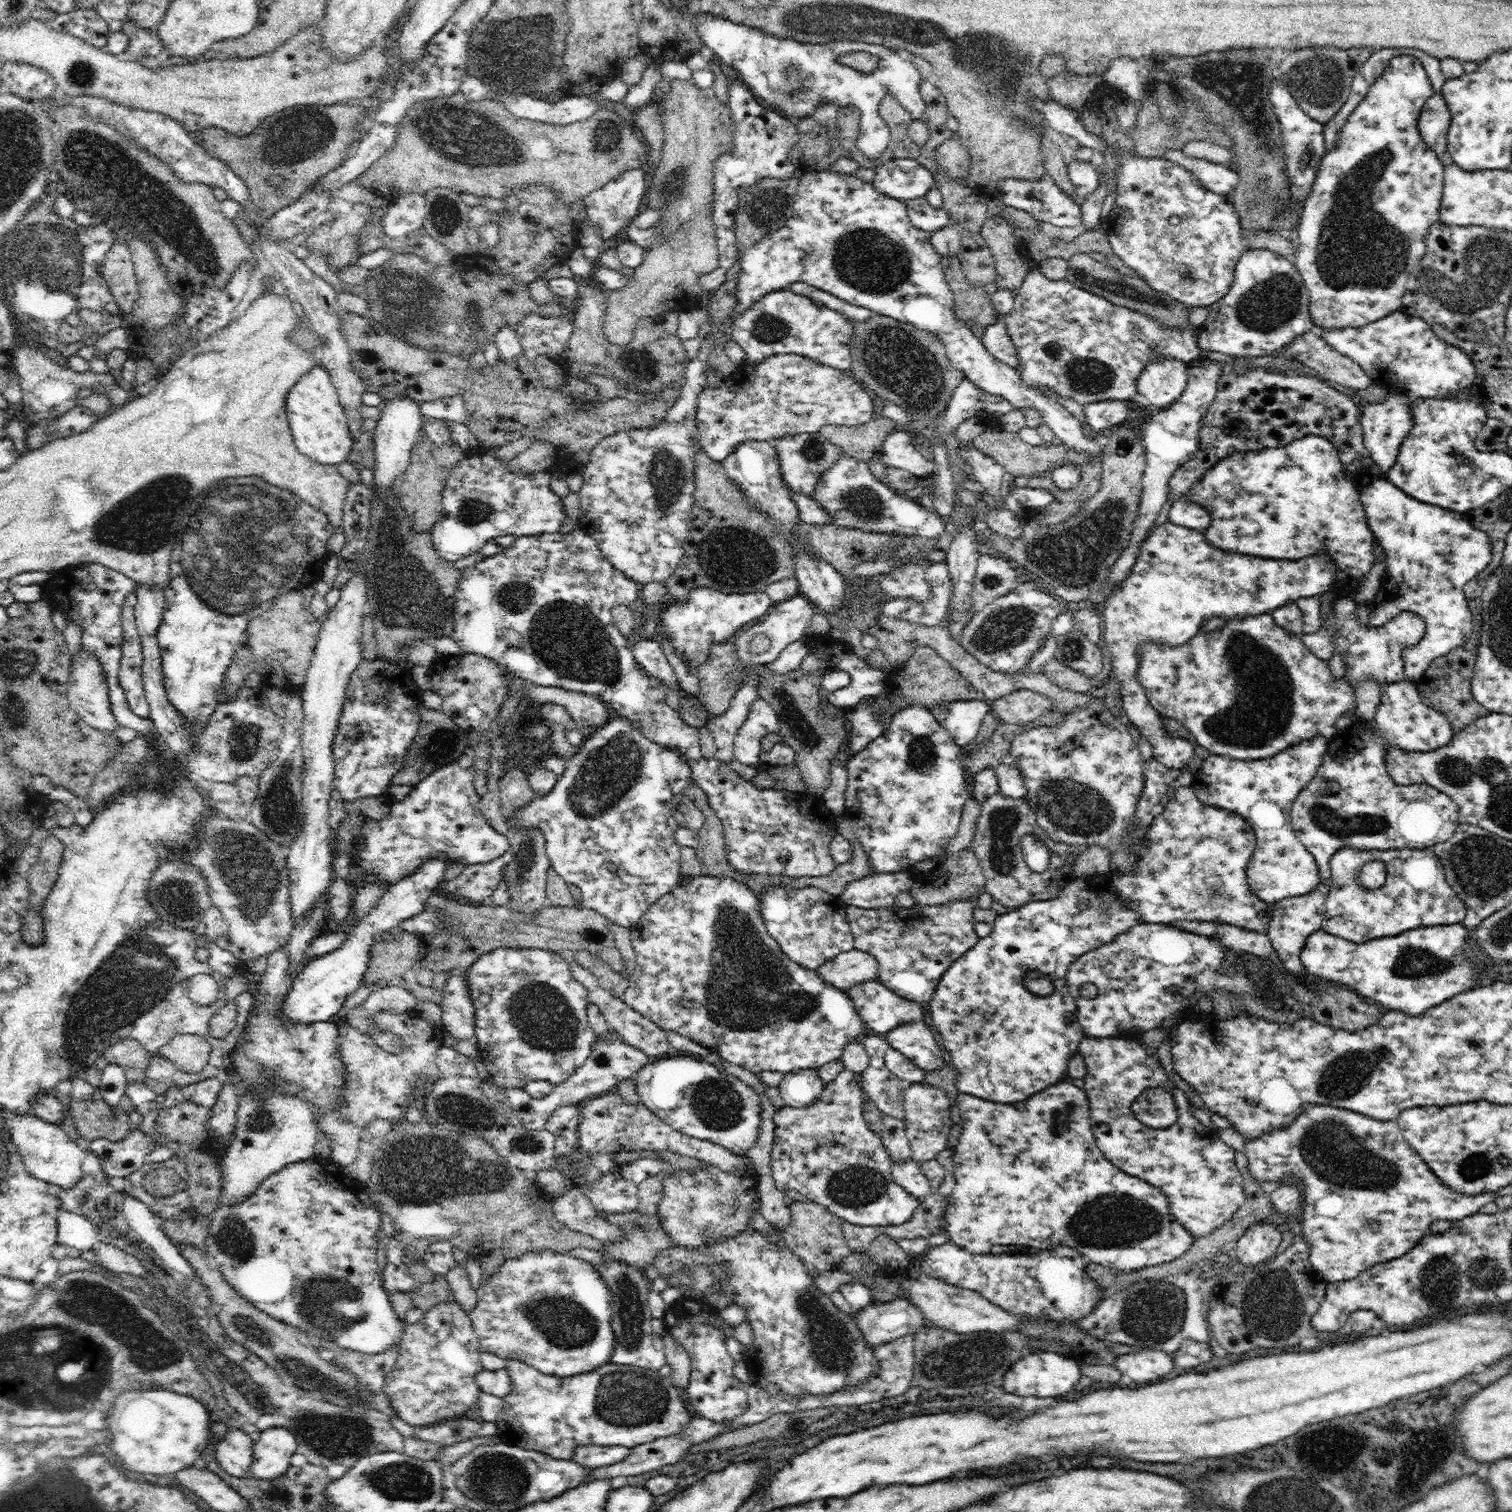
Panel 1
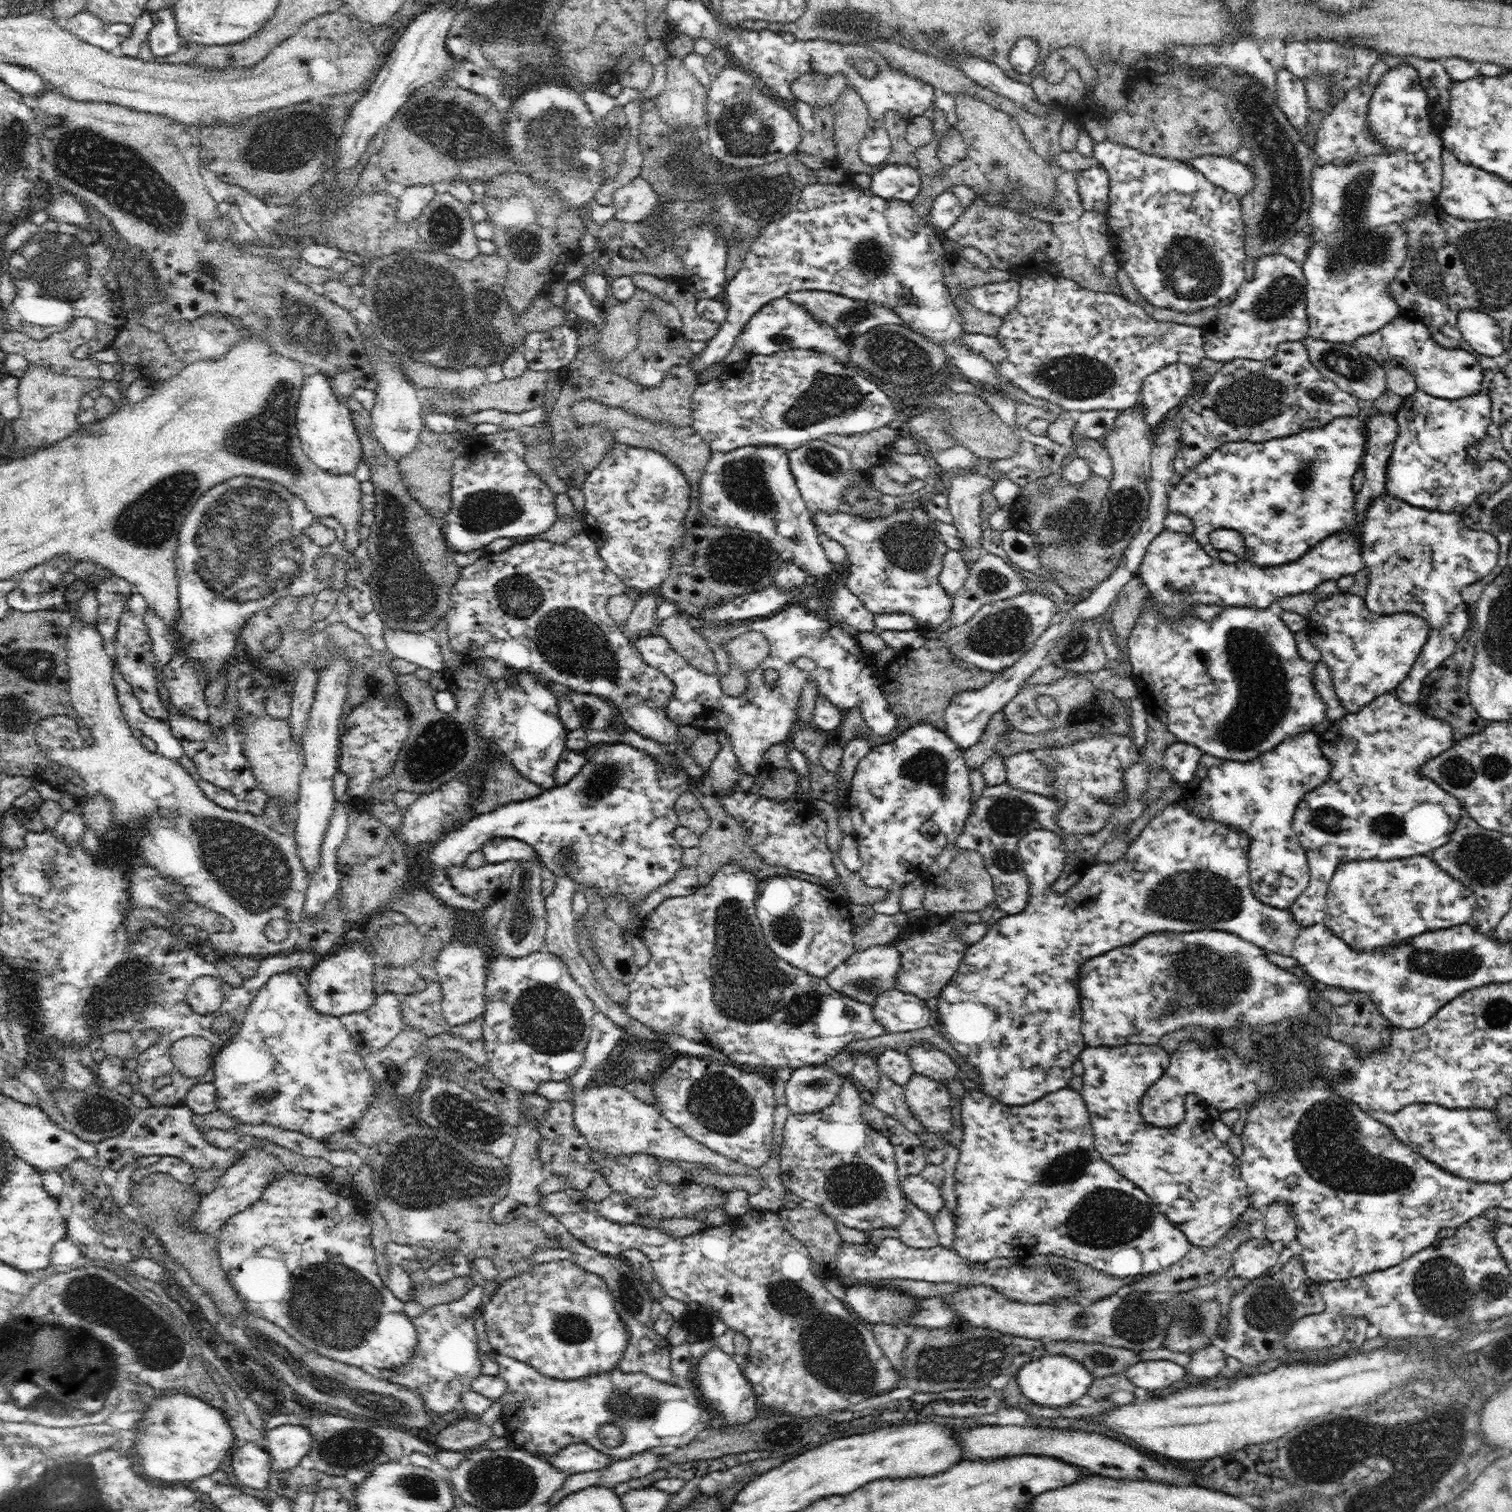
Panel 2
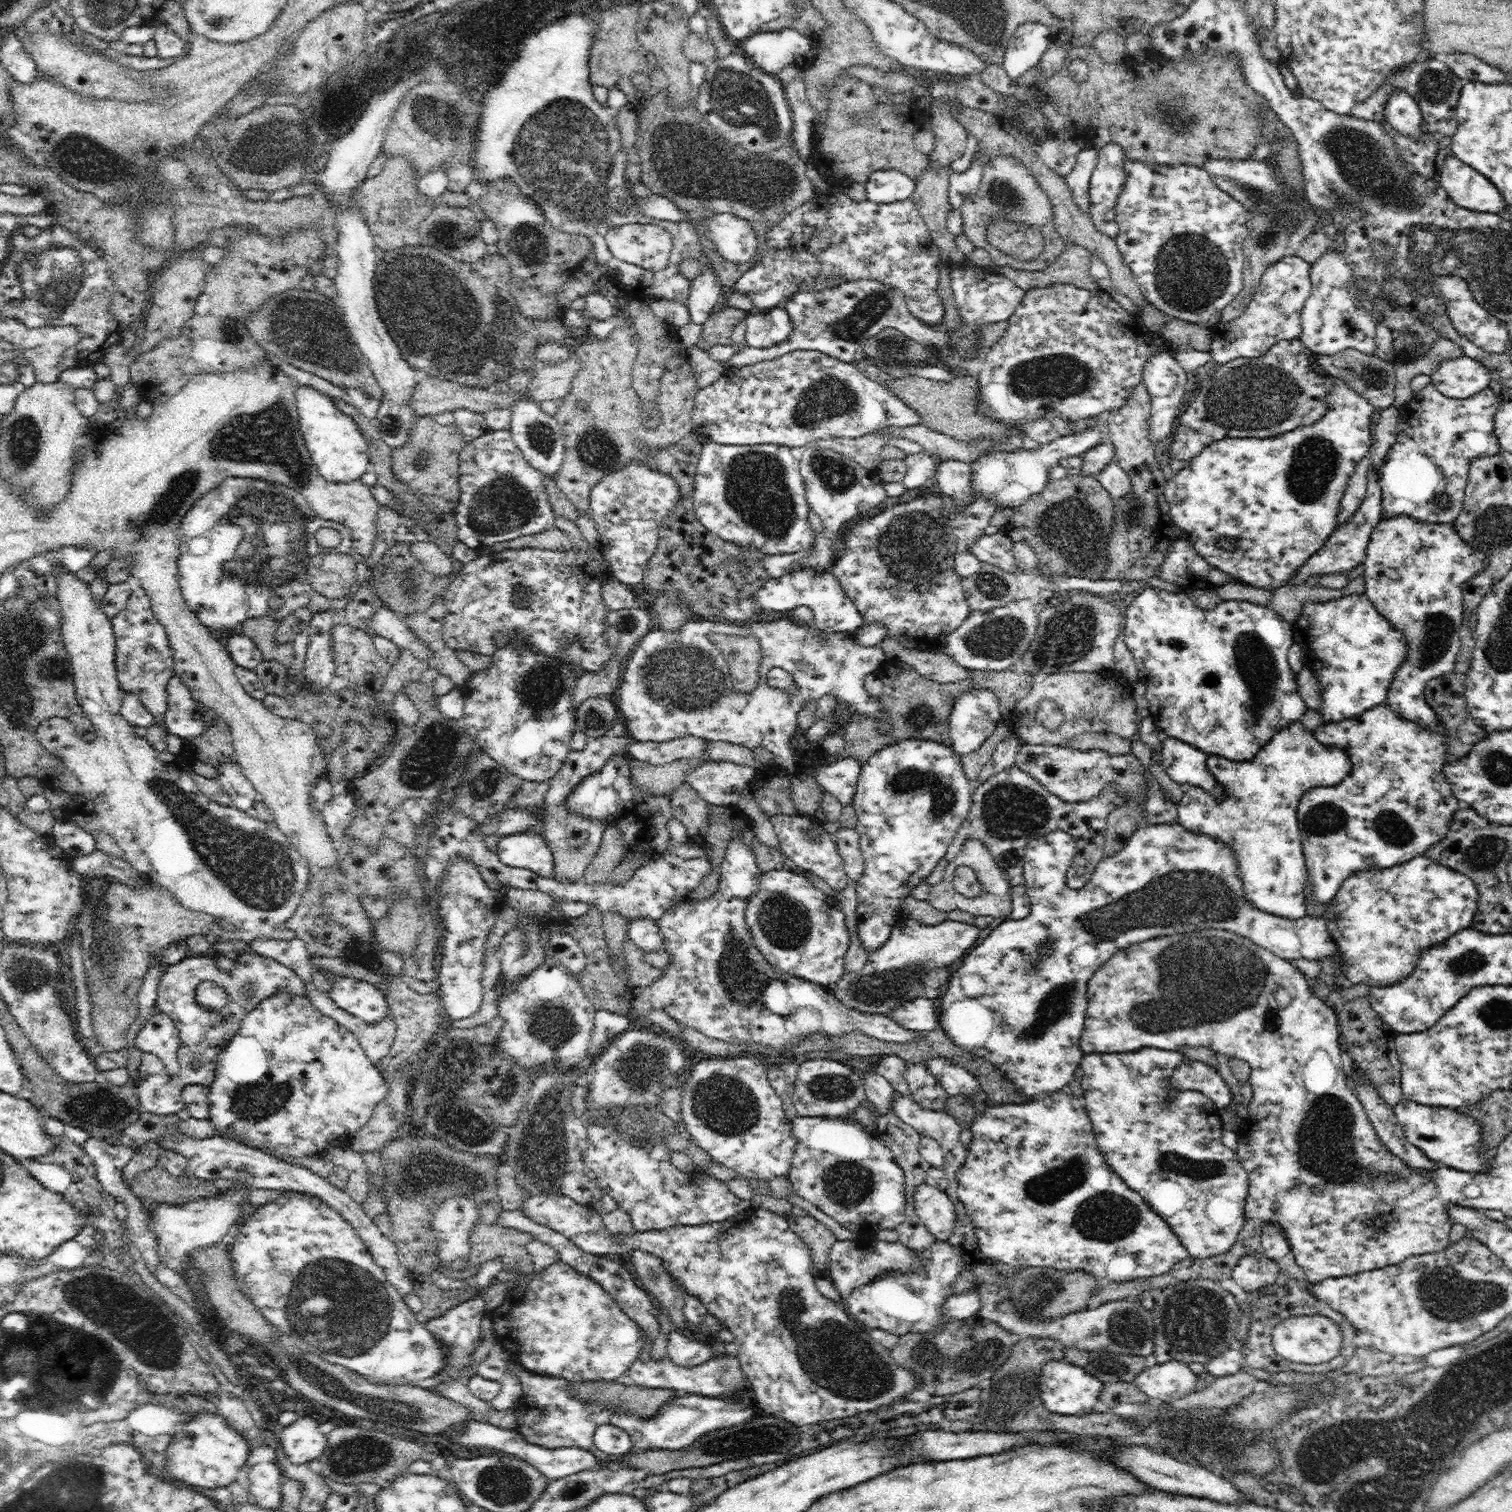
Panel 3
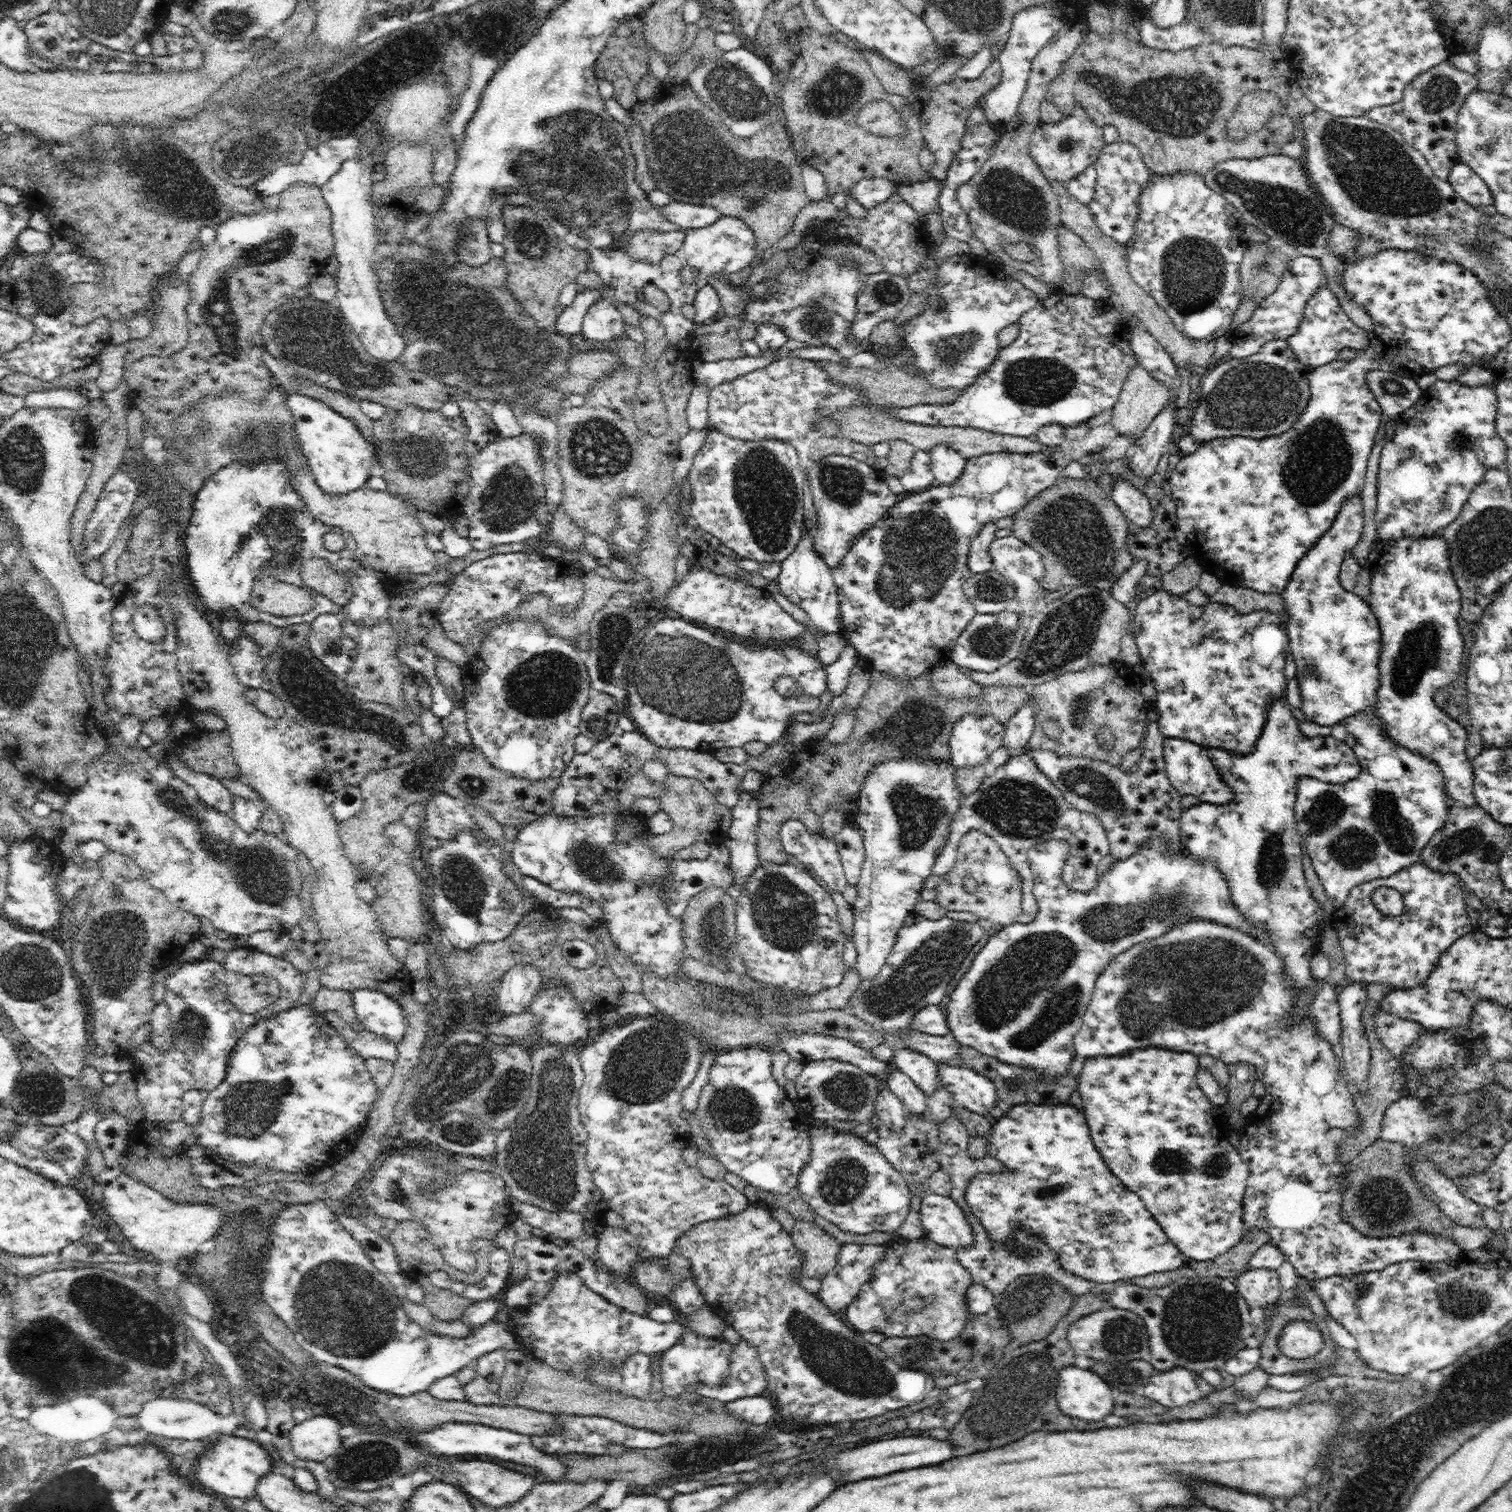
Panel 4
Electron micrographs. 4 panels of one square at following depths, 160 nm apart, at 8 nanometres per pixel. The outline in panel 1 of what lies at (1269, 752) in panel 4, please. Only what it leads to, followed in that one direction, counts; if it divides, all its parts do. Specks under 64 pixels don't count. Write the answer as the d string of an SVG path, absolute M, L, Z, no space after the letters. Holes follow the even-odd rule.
M1315 735L1314 739L1300 741L1276 756L1258 760L1241 761L1211 753L1191 780L1193 791L1204 804L1235 812L1251 824L1257 843L1247 862L1246 882L1268 904L1308 894L1320 884L1314 855L1295 836L1291 806L1298 793L1316 776L1329 741Z

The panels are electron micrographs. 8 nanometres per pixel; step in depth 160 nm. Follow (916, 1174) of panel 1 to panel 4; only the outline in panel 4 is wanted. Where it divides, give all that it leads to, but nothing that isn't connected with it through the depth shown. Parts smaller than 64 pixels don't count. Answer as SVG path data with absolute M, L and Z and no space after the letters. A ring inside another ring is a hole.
M928 1190L921 1200L920 1214L930 1240L953 1249L972 1246L972 1225L952 1197Z

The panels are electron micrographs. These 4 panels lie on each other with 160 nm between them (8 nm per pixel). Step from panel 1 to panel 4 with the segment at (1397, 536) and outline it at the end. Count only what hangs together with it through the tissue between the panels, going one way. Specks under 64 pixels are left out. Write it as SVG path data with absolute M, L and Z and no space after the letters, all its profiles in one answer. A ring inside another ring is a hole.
M1440 534L1435 536L1404 536L1400 540L1381 540L1374 542L1364 566L1370 570L1372 584L1370 594L1364 597L1379 622L1382 650L1379 660L1380 686L1378 702L1370 711L1377 716L1379 723L1387 732L1391 742L1399 744L1424 758L1430 759L1442 771L1447 795L1464 806L1474 806L1472 796L1474 775L1472 763L1466 755L1466 730L1446 716L1435 704L1436 690L1450 684L1460 674L1462 660L1461 627L1457 621L1461 612L1461 592L1450 567L1448 545Z

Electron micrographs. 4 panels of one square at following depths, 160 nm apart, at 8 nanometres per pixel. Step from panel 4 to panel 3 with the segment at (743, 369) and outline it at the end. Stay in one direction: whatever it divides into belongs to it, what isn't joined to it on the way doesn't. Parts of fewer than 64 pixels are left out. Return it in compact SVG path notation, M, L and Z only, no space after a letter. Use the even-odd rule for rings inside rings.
M872 279L846 281L837 287L814 292L796 292L786 298L783 306L792 321L789 339L770 348L745 346L722 366L740 367L756 364L762 360L774 360L794 350L817 350L838 360L855 363L860 356L865 340L878 334L884 328L892 327L912 339L914 343L930 348L951 350L951 330L947 327L936 328L918 320L908 310L906 299L900 290L891 288Z

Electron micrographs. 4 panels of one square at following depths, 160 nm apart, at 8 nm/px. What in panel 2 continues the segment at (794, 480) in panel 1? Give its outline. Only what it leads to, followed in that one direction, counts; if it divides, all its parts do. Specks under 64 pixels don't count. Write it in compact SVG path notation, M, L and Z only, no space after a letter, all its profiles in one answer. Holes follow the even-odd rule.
M812 440L801 448L788 451L790 471L794 476L799 494L810 512L838 512L843 510L846 488L857 478L850 454L824 440Z

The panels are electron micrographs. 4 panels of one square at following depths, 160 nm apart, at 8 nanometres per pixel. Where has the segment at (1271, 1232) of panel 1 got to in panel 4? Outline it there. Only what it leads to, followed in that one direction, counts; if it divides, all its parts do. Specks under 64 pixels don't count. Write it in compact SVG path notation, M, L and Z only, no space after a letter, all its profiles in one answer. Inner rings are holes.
M1248 1268L1237 1278L1236 1288L1250 1308L1266 1308L1280 1298L1279 1278L1271 1268Z

